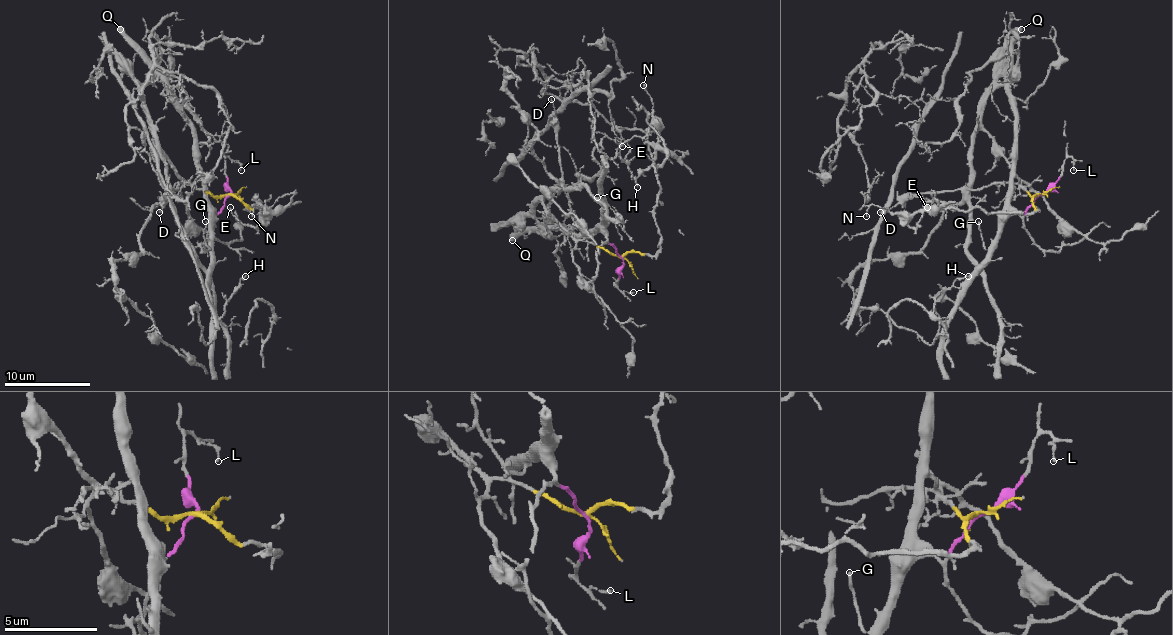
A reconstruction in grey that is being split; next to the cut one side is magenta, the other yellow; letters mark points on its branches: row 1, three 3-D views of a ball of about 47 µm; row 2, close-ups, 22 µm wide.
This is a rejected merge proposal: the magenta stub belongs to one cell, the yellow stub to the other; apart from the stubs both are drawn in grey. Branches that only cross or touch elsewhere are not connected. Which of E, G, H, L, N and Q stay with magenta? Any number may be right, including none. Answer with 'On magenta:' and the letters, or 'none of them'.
On magenta: G, H, L, Q

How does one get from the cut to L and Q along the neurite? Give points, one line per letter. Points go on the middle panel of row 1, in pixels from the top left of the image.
L: (621, 258), (624, 263), (617, 286), (632, 293)
Q: (621, 258), (600, 228), (583, 235), (572, 235), (563, 228), (524, 228), (511, 241)

